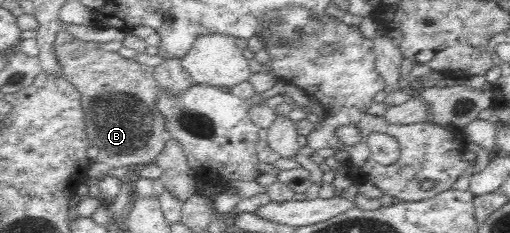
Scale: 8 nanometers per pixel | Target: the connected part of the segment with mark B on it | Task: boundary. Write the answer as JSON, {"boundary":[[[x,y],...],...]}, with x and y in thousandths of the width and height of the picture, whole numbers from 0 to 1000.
{"boundary":[[[127,124],[114,137],[106,210],[131,343],[157,395],[169,584],[176,601],[176,627],[192,639],[190,674],[171,751],[180,773],[194,773],[214,738],[227,738],[233,717],[302,704],[327,601],[322,584],[324,502],[306,451],[314,378],[304,343],[302,292],[278,279],[263,249],[247,249],[231,223],[204,215],[194,167],[171,176],[163,163],[145,163]]]}

